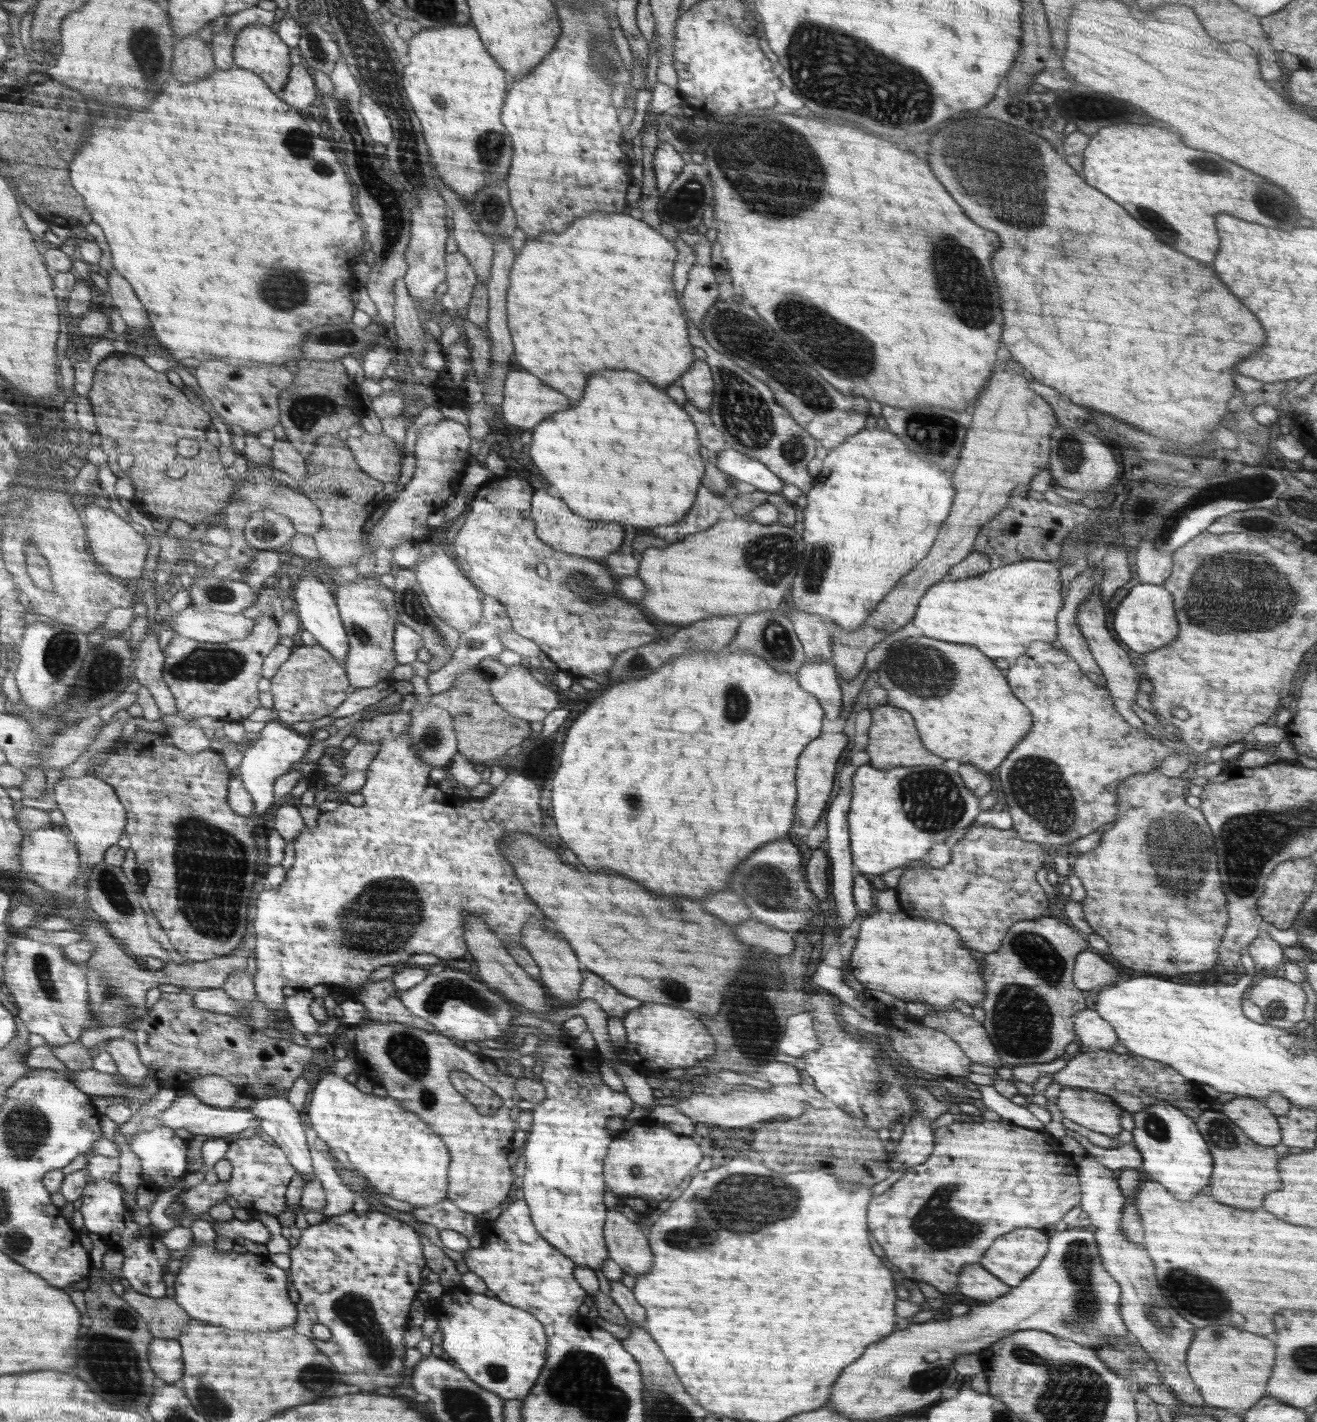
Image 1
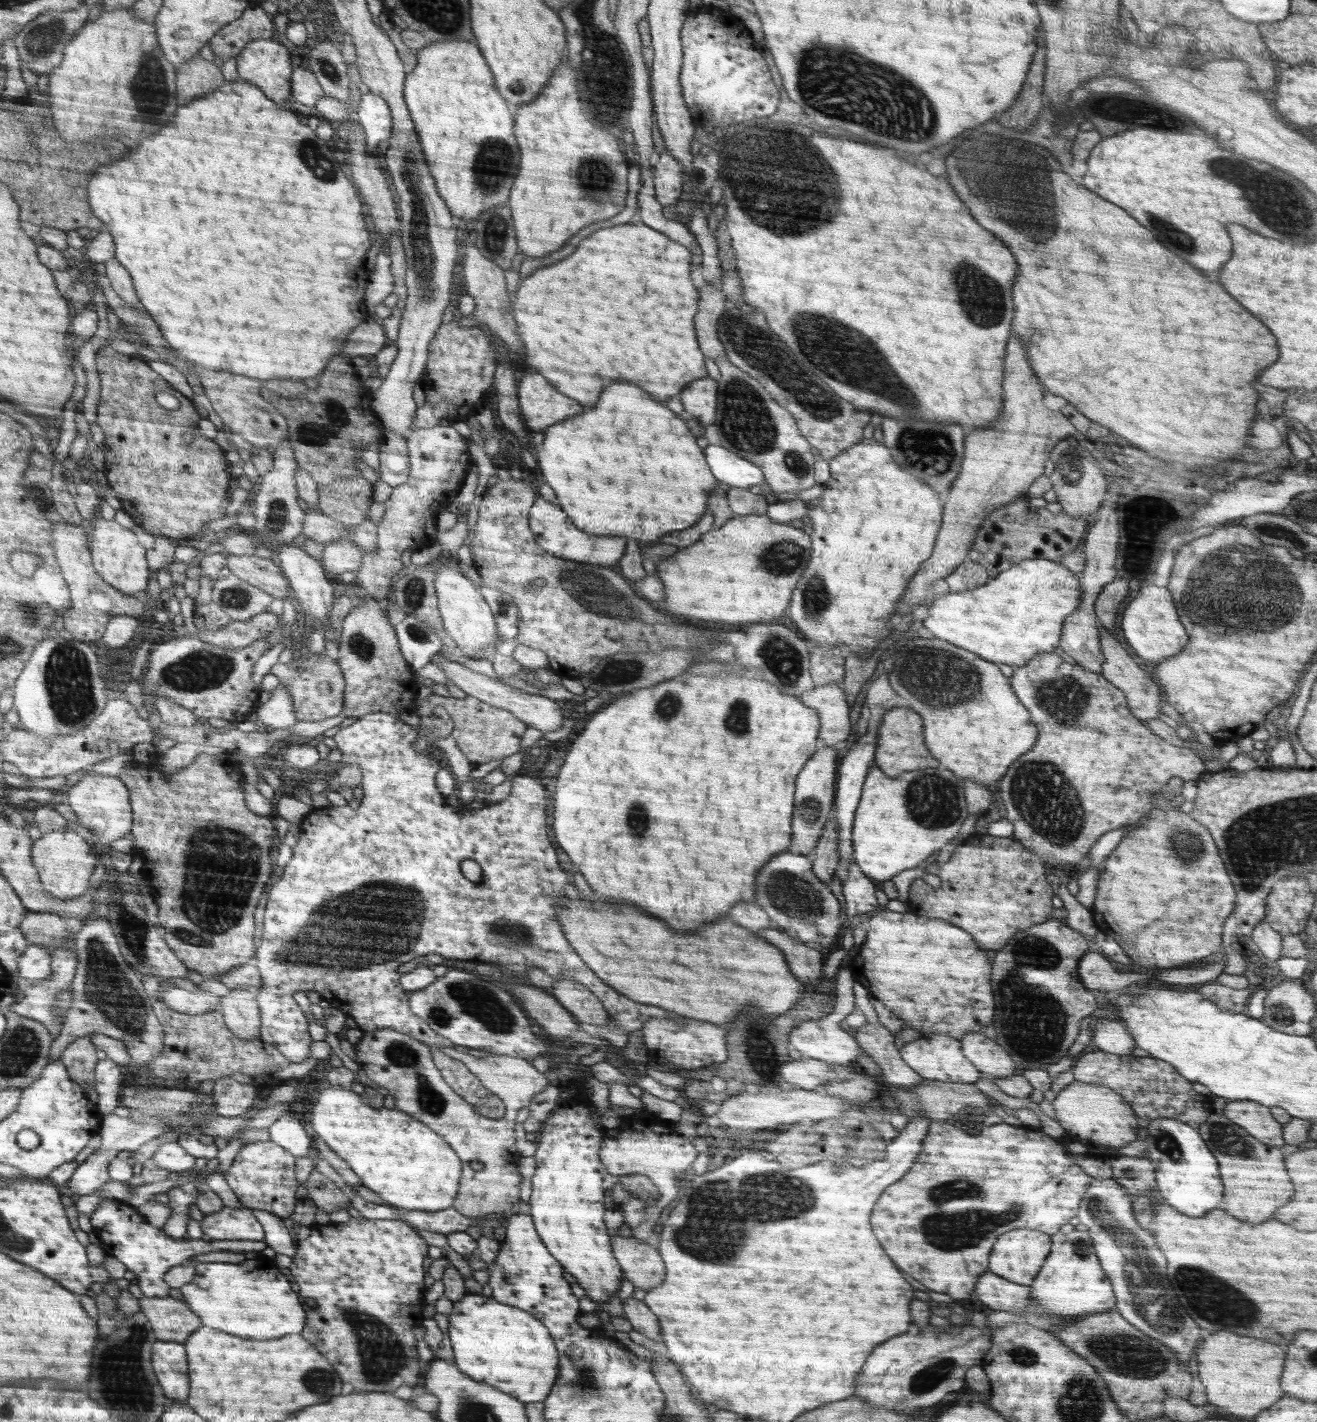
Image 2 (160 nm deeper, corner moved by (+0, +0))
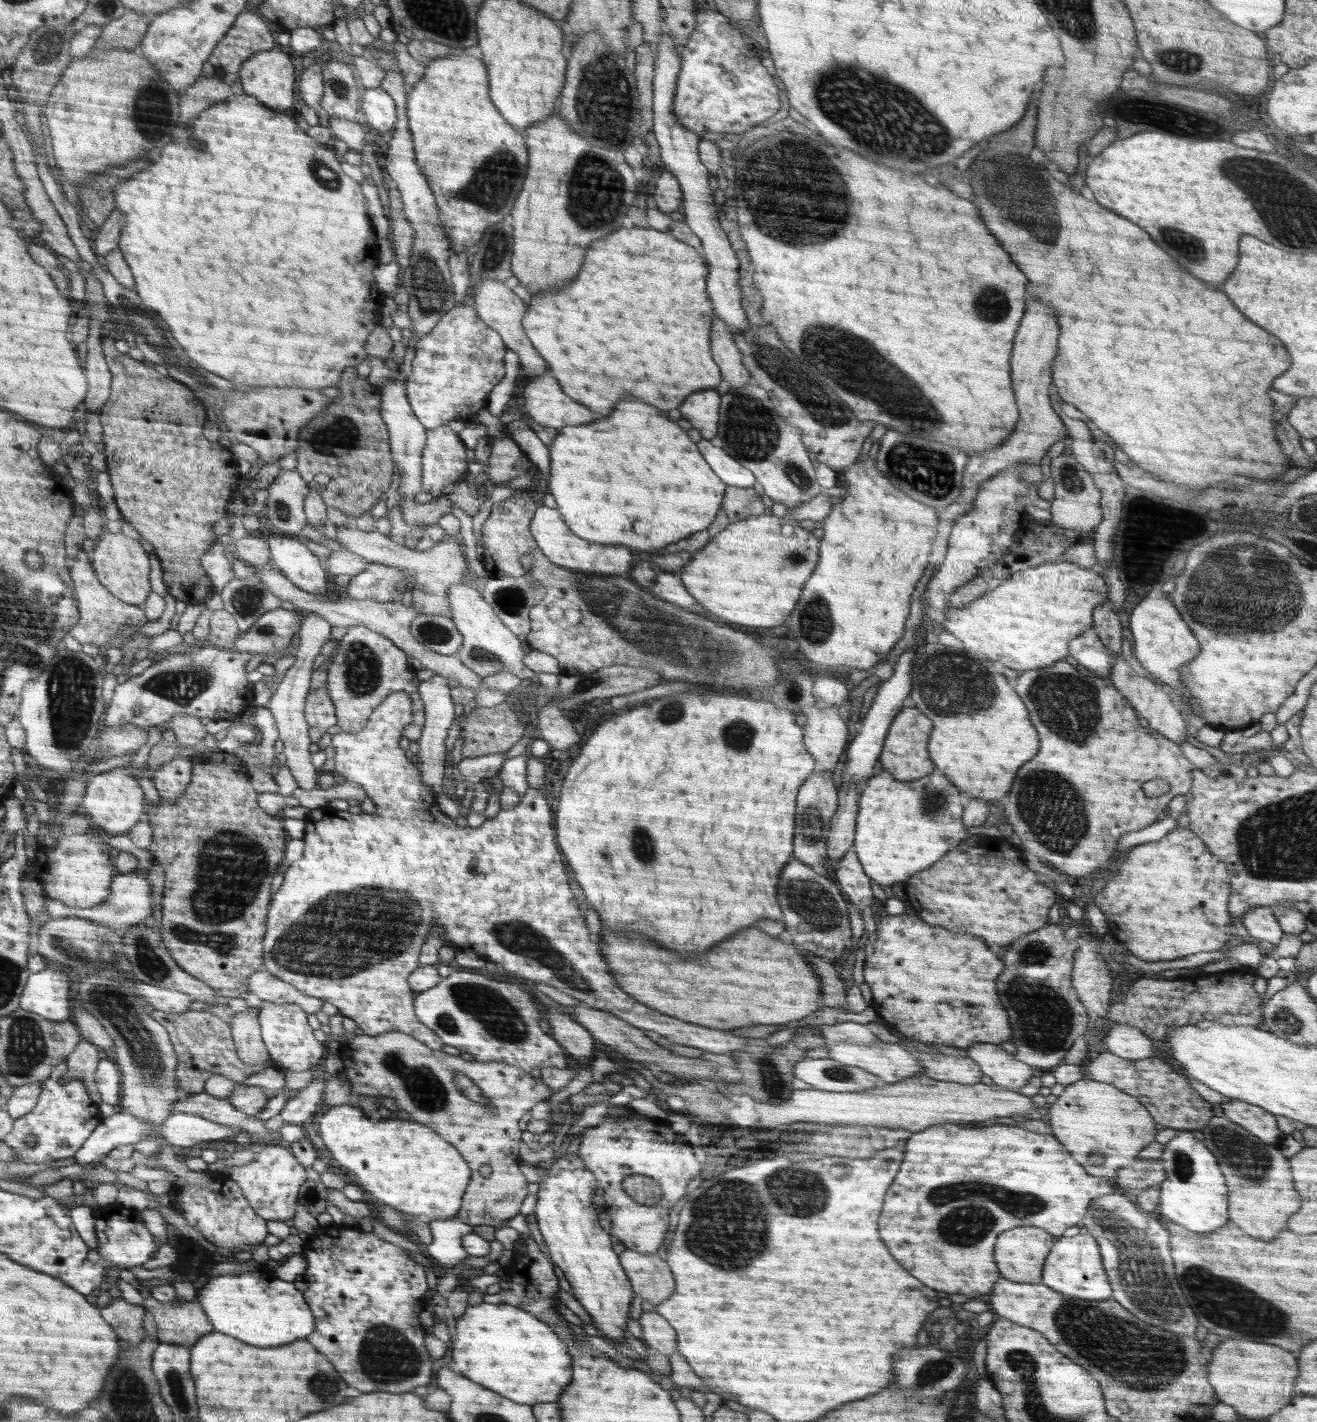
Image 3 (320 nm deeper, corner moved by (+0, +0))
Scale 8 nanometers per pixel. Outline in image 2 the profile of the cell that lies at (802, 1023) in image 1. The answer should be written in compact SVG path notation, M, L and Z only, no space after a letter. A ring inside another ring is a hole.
M832 1010L822 1018L812 1018L802 1022L791 1034L791 1043L794 1045L794 1050L798 1050L803 1058L821 1060L827 1063L857 1063L857 1058L863 1052L863 1048L855 1041L851 1031L844 1026L844 1020L845 1018L836 1016Z

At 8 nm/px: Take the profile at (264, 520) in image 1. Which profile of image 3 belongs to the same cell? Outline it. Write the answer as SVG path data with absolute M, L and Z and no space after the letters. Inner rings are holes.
M283 470L267 488L268 500L262 515L268 518L268 527L273 534L300 535L307 524L304 499L308 496L307 482L293 471Z

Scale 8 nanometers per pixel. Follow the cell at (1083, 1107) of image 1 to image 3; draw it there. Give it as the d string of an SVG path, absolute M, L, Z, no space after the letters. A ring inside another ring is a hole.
M1086 1076L1082 1080L1066 1086L1055 1104L1048 1106L1045 1113L1050 1115L1051 1135L1057 1138L1065 1150L1074 1152L1073 1156L1080 1156L1080 1163L1086 1172L1090 1176L1103 1180L1114 1180L1114 1182L1117 1180L1116 1172L1138 1158L1138 1153L1152 1144L1157 1132L1157 1123L1153 1122L1152 1116L1140 1104L1140 1101L1121 1092L1111 1084L1097 1082Z

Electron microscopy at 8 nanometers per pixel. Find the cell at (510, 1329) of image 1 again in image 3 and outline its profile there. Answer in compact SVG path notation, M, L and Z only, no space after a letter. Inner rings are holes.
M490 1303L467 1305L464 1314L457 1320L456 1335L453 1338L452 1362L460 1374L466 1378L474 1378L474 1382L482 1382L482 1386L490 1386L490 1390L498 1394L506 1394L506 1398L514 1402L528 1405L554 1402L560 1398L562 1390L570 1384L572 1378L572 1360L566 1350L566 1344L546 1326L536 1320L521 1307L502 1303L494 1306Z

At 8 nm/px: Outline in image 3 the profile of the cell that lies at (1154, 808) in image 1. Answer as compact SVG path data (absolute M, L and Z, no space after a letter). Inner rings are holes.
M1177 826L1161 840L1146 842L1132 847L1132 852L1128 852L1128 858L1126 858L1126 862L1122 864L1122 868L1118 870L1118 874L1106 884L1106 888L1104 888L1103 883L1098 884L1093 893L1092 900L1104 913L1106 920L1108 920L1108 926L1110 926L1110 934L1118 940L1118 943L1124 944L1124 946L1126 946L1134 956L1138 956L1140 960L1146 960L1146 962L1158 962L1158 960L1174 960L1174 958L1184 958L1184 956L1198 954L1198 952L1218 950L1230 943L1234 937L1233 934L1235 933L1231 916L1227 909L1230 891L1229 871L1223 862L1209 851L1204 842L1202 842L1202 840L1200 840L1190 828L1182 829Z

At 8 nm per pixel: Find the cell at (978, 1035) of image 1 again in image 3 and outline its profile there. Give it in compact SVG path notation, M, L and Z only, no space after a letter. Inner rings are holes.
M986 1042L969 1046L968 1056L978 1063L983 1074L989 1076L1001 1089L1018 1091L1026 1086L1038 1069L1025 1062L1015 1059L1013 1054L1006 1052L1000 1045Z

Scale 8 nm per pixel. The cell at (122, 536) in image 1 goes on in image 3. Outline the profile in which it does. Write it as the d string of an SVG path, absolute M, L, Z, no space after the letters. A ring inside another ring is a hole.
M102 533L96 540L94 548L93 569L101 583L124 603L141 605L150 594L150 582L148 582L148 554L142 550L140 541L131 537L122 536L121 533Z

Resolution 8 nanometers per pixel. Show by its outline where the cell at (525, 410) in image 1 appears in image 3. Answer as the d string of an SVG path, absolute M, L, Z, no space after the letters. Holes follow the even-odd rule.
M544 374L531 380L524 388L520 403L526 417L532 418L536 424L564 428L594 422L594 412L566 396L556 378Z

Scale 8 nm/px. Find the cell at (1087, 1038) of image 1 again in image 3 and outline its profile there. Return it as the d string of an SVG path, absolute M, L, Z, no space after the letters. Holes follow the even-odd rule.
M1112 1023L1103 1038L1111 1053L1130 1061L1142 1060L1154 1054L1151 1038L1135 1026Z

